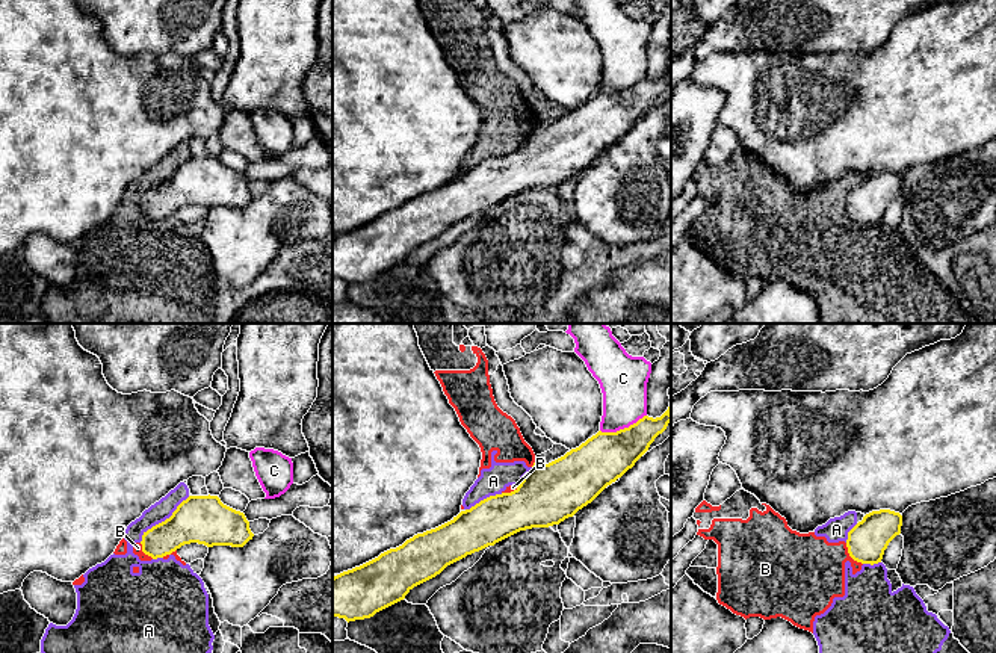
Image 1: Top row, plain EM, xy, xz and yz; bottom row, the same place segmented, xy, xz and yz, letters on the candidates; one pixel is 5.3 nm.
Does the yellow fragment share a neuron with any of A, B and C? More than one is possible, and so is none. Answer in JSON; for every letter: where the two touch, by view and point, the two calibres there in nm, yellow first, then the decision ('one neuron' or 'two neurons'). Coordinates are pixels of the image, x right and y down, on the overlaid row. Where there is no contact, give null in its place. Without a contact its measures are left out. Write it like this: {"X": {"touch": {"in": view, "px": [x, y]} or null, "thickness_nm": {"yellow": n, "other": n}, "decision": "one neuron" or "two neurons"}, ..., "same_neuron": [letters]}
{"A": {"touch": {"in": "xy", "px": [165, 520]}, "thickness_nm": {"yellow": 260, "other": 110}, "decision": "two neurons"}, "B": {"touch": {"in": "yz", "px": [850, 555]}, "thickness_nm": {"yellow": 220, "other": 400}, "decision": "two neurons"}, "C": {"touch": {"in": "xz", "px": [624, 428]}, "thickness_nm": {"yellow": 260, "other": 260}, "decision": "two neurons"}, "same_neuron": []}

